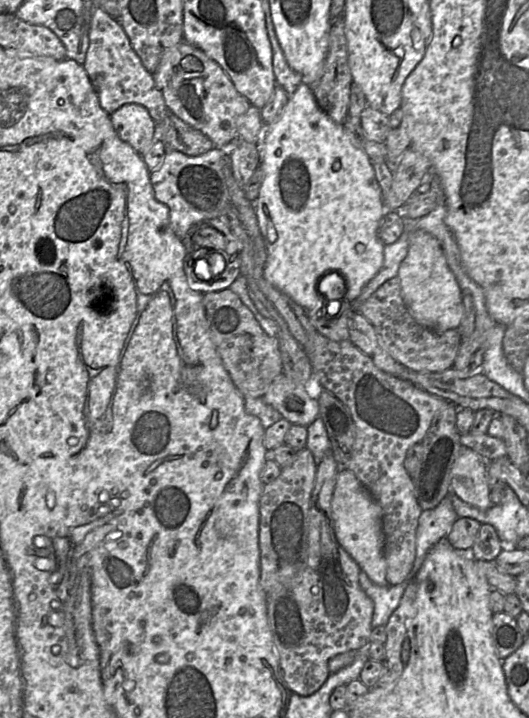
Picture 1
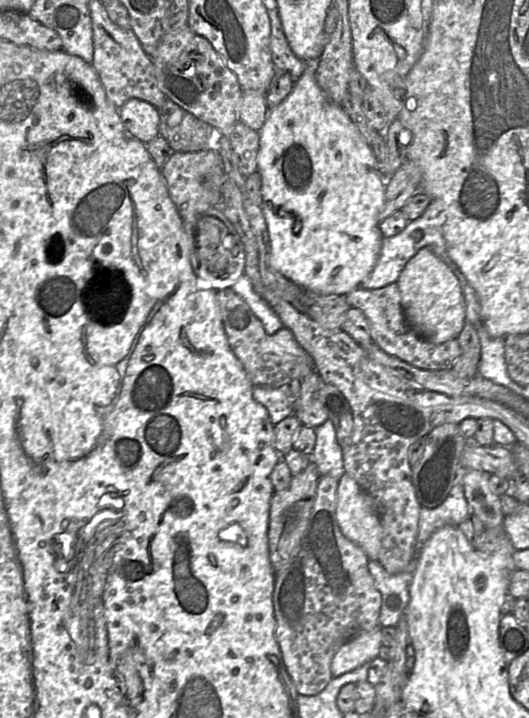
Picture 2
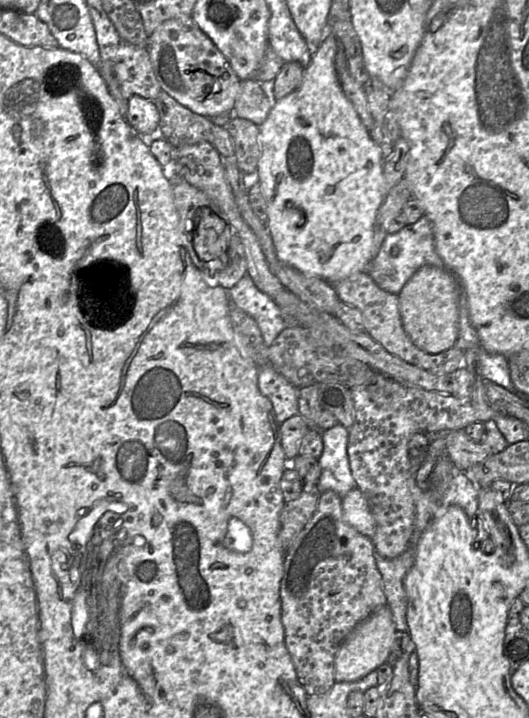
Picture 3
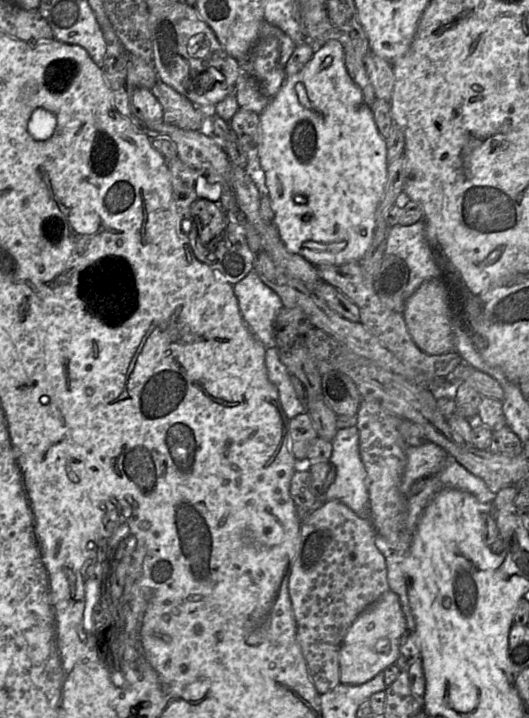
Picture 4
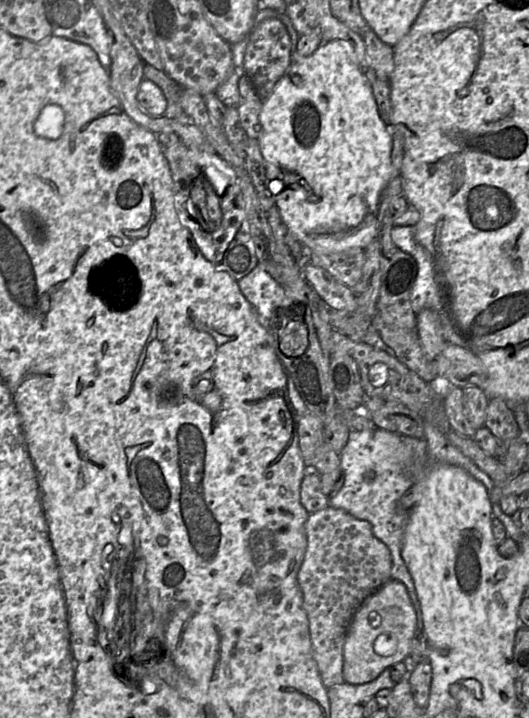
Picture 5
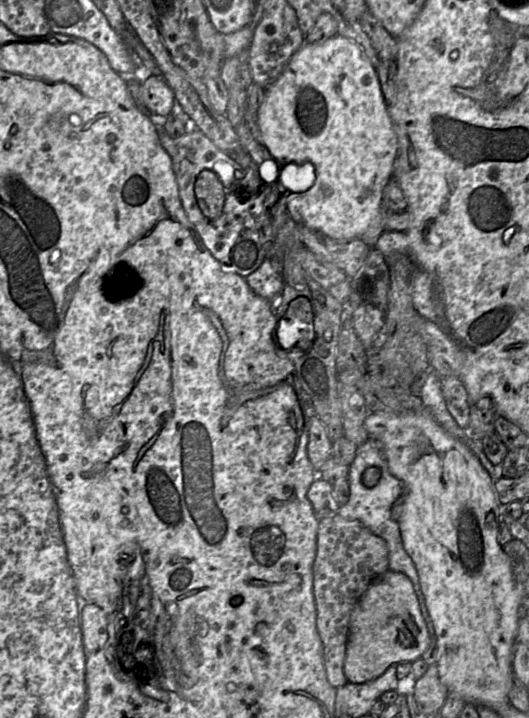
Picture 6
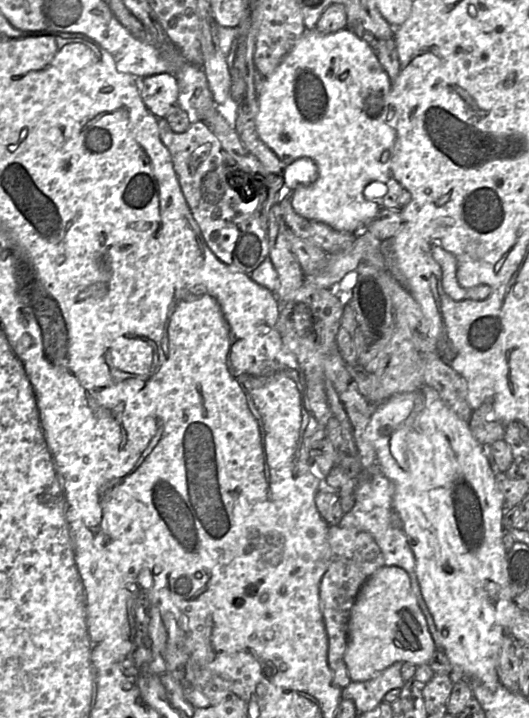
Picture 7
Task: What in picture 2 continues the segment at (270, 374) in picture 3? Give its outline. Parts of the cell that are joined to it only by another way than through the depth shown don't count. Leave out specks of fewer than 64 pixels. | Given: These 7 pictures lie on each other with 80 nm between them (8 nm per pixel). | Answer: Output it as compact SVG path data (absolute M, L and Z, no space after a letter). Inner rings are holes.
M283 385L276 389L262 386L254 387L253 398L265 406L270 421L274 425L292 416L295 410L295 400L289 385Z

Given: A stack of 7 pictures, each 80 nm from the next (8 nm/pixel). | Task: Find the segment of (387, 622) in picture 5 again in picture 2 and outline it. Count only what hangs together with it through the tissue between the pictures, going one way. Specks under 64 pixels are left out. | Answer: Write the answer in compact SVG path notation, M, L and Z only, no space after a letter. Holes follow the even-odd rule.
M382 627L360 633L348 640L334 655L331 662L333 677L339 677L378 658L382 646Z

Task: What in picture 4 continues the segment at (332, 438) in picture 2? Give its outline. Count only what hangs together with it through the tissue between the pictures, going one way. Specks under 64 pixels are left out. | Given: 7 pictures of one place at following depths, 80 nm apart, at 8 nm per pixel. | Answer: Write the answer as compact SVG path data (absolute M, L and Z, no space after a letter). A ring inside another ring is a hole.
M357 427L339 429L331 443L329 463L335 468L336 475L322 500L339 500L355 514L369 517L367 472L359 453Z

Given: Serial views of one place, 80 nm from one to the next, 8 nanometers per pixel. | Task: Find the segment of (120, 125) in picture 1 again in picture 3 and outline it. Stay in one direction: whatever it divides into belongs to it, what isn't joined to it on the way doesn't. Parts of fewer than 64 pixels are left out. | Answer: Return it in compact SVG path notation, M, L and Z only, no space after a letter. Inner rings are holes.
M132 95L128 99L125 120L140 136L156 136L160 133L160 114L155 103L139 95Z

